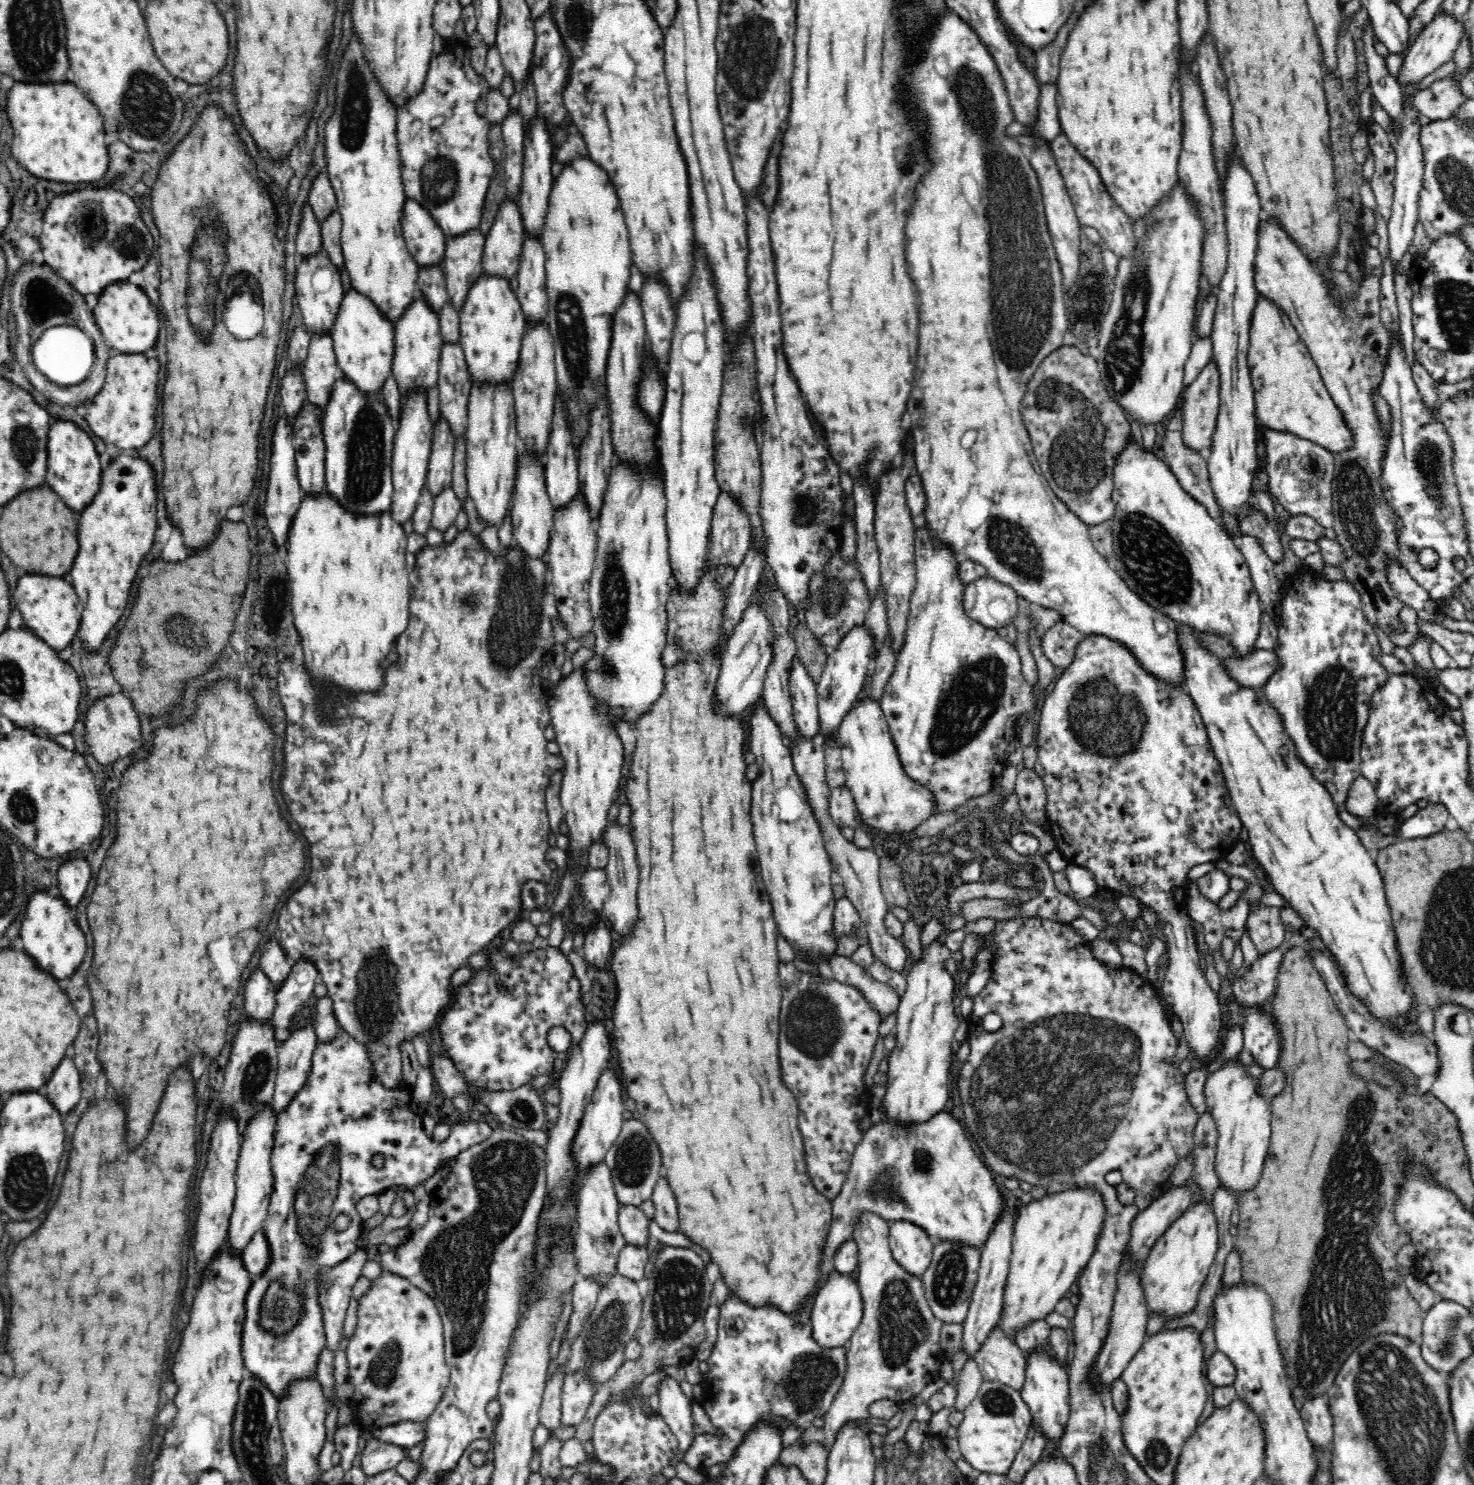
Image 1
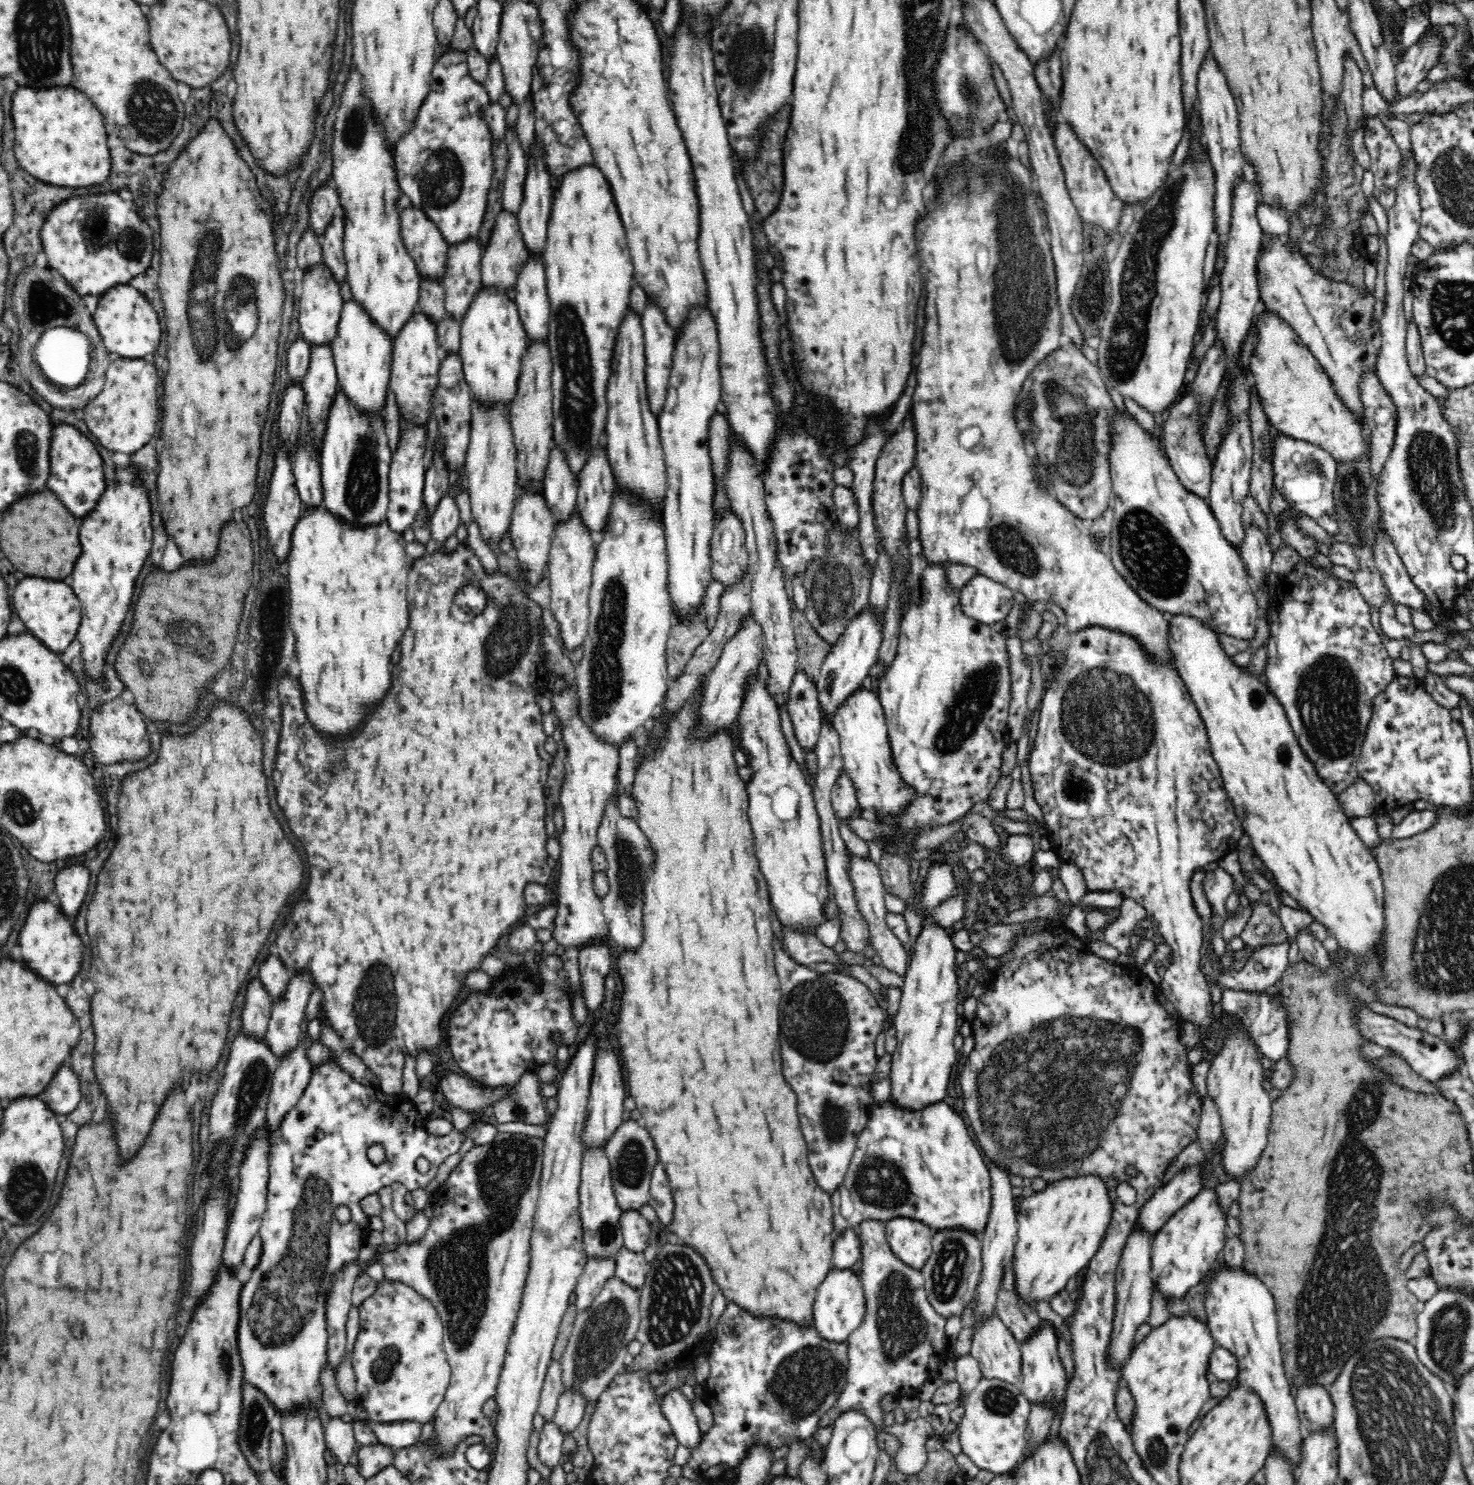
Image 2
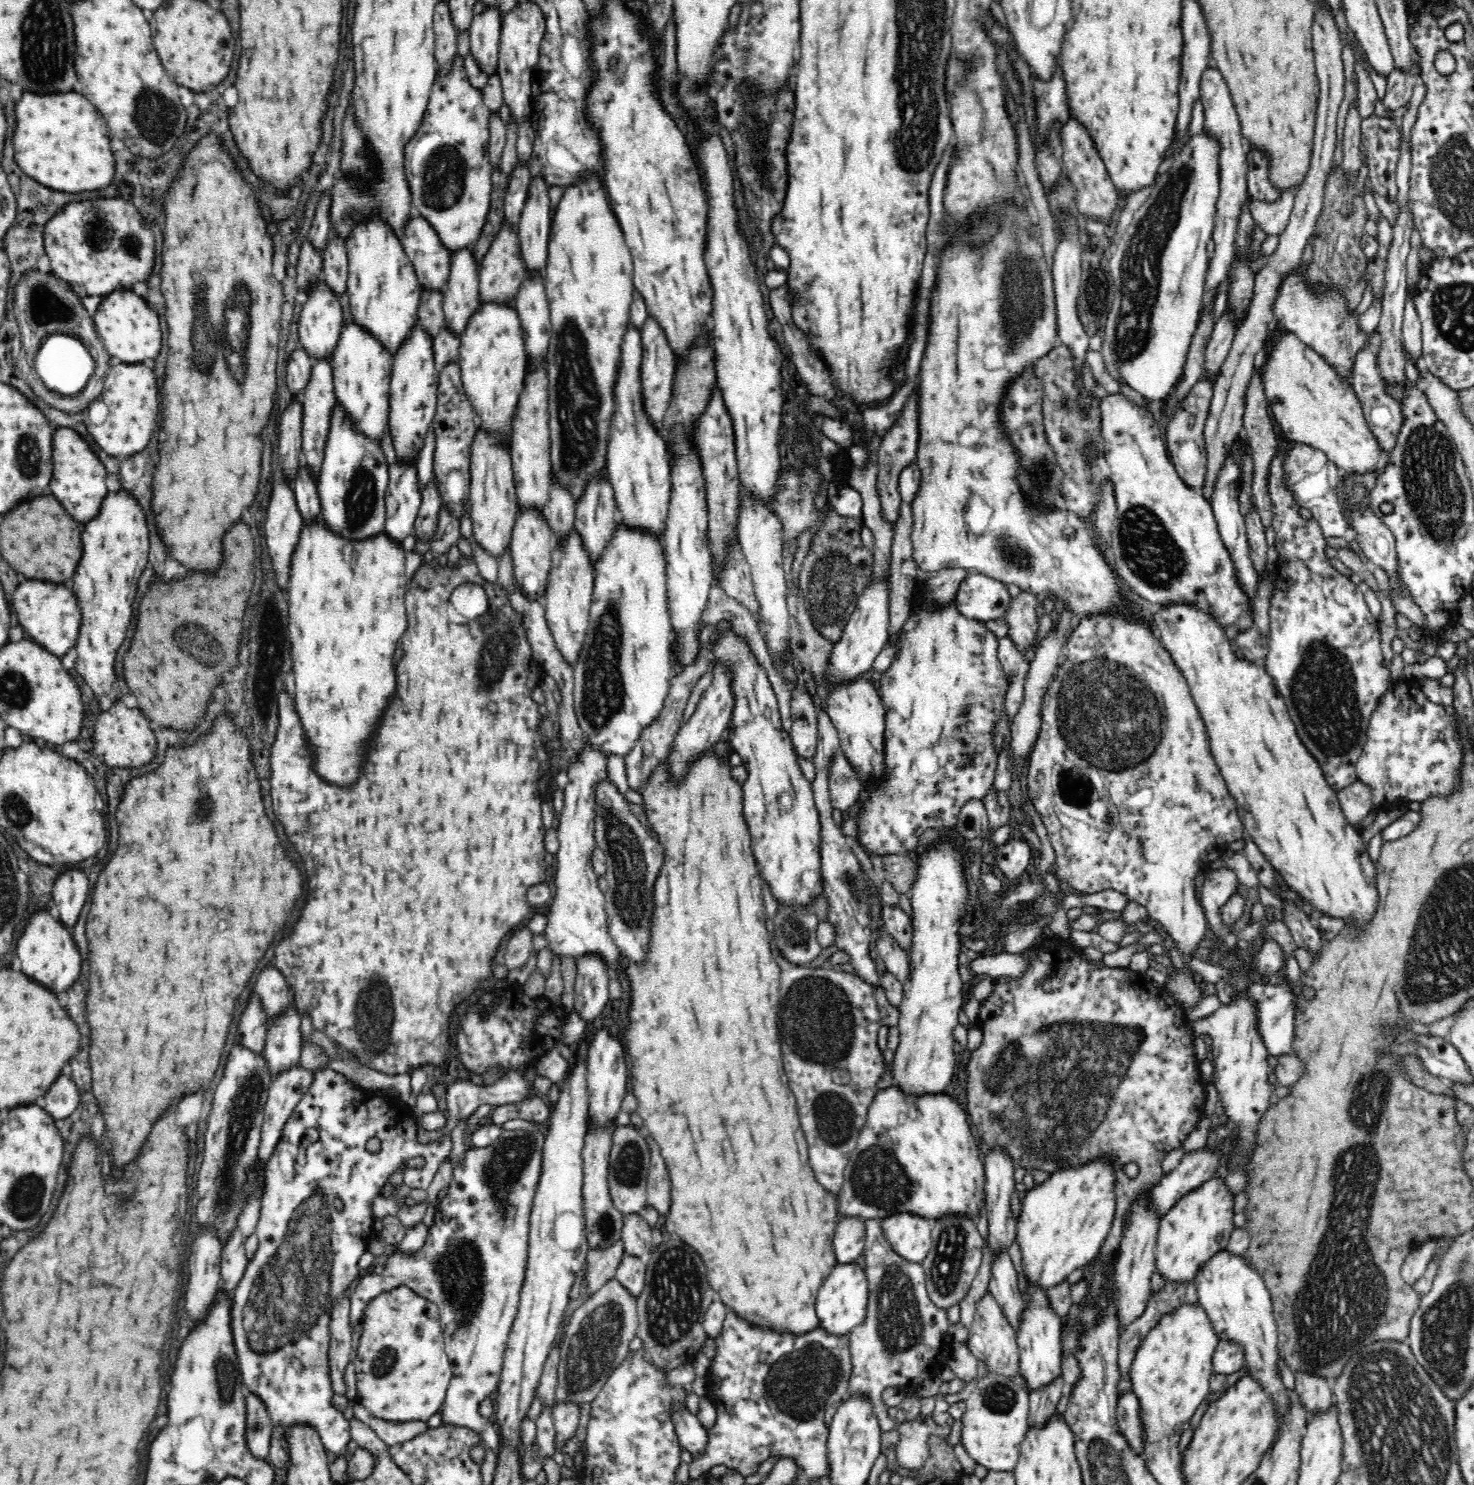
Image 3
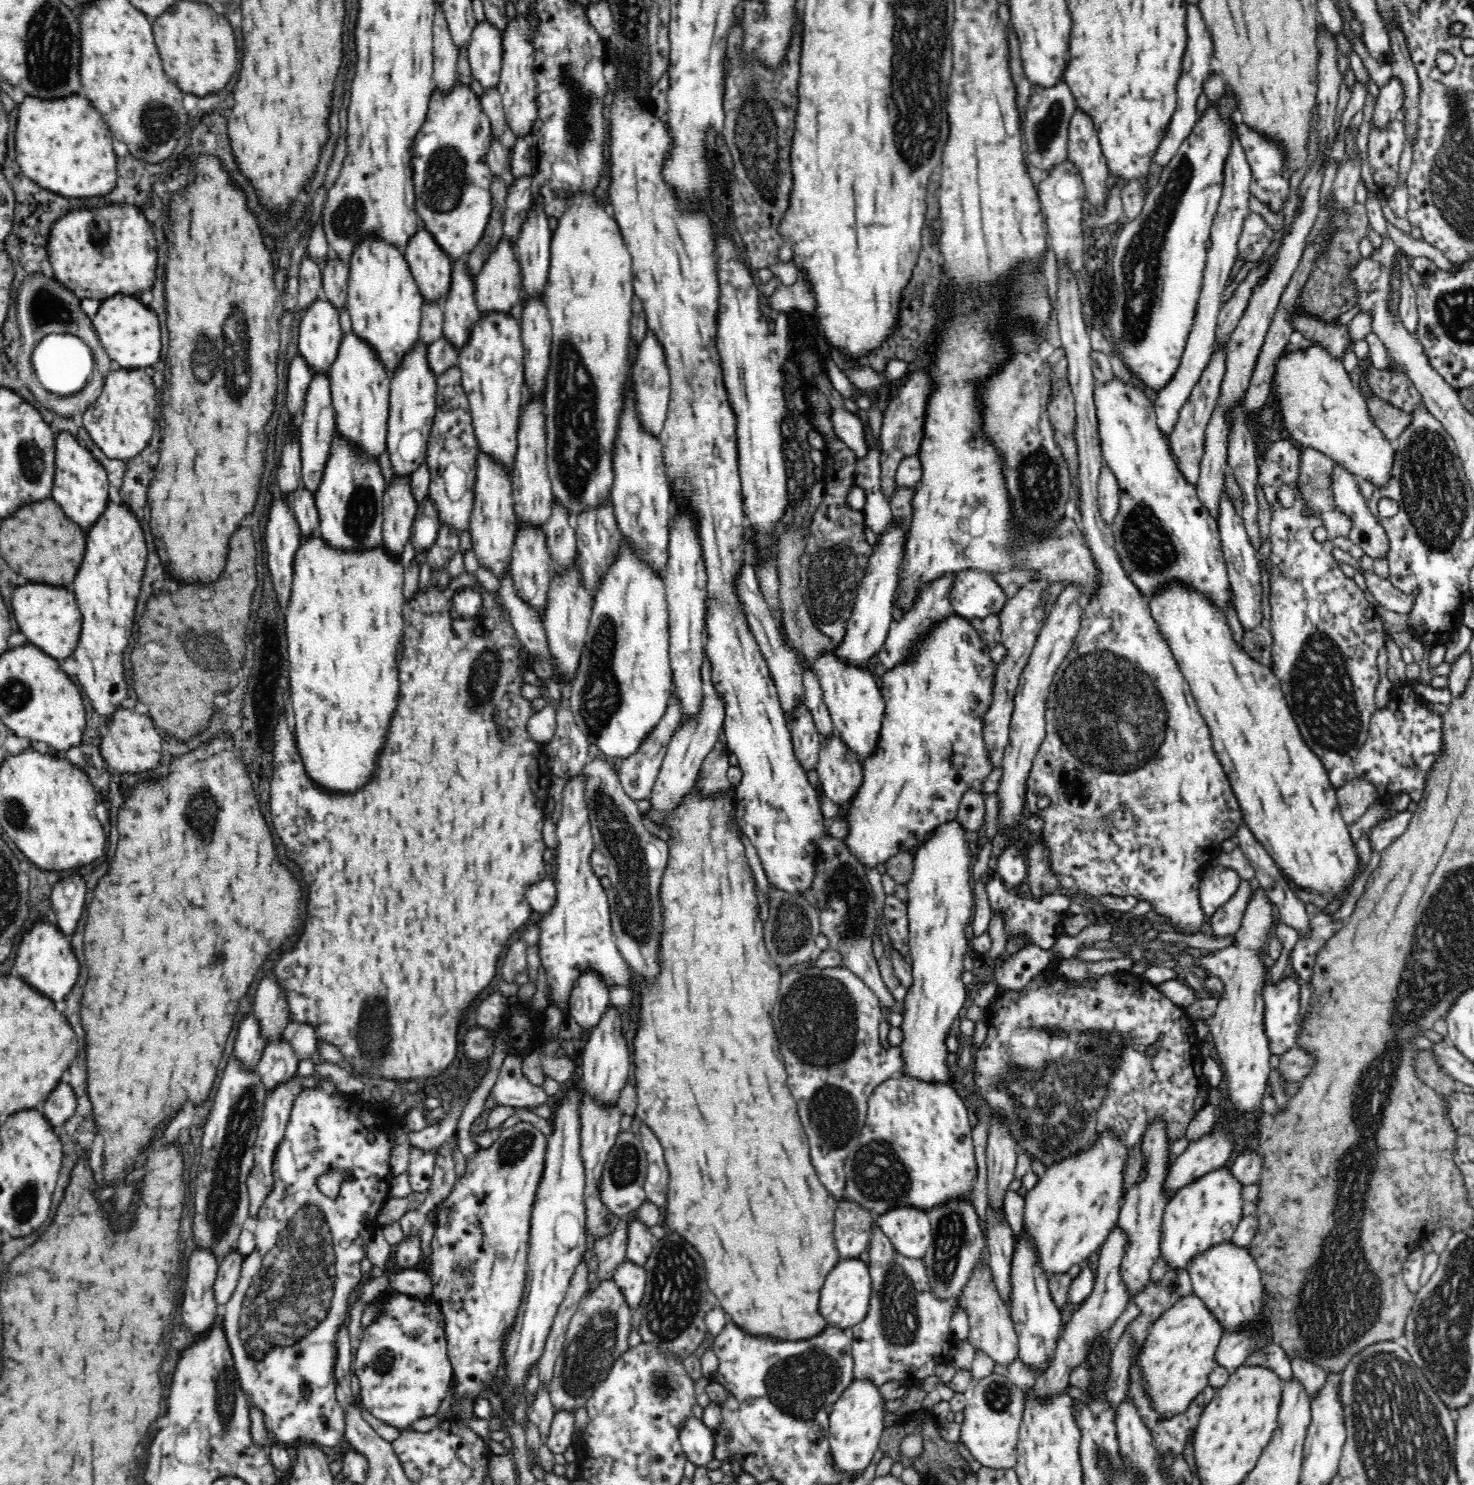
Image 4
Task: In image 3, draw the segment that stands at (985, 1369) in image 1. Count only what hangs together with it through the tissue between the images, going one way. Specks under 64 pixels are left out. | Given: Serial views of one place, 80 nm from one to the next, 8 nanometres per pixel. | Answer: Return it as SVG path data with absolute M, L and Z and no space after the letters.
M987 1292L977 1305L974 1320L969 1329L967 1345L972 1354L985 1364L987 1374L1000 1375L1015 1380L1019 1372L1019 1346L1017 1332L1012 1329L1002 1309L994 1302L993 1296Z

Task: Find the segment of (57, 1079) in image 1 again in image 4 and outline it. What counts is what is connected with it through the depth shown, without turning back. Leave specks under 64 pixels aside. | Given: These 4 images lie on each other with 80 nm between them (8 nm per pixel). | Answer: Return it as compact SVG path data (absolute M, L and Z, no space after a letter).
M60 1082L58 1090L54 1090L54 1094L50 1094L50 1098L46 1098L46 1102L42 1102L42 1104L44 1106L40 1110L50 1120L49 1123L55 1127L62 1122L66 1122L66 1119L74 1114L76 1094L66 1082Z

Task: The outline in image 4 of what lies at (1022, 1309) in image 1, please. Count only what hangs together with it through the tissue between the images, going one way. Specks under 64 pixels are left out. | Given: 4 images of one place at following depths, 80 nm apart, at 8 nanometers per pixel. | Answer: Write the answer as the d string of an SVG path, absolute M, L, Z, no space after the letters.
M1108 1129L1095 1136L1092 1146L1052 1163L1039 1178L1036 1186L1024 1194L1022 1229L1034 1239L1033 1245L1037 1249L1046 1279L1067 1273L1074 1264L1082 1265L1086 1260L1095 1259L1100 1247L1105 1243L1112 1229L1117 1226L1120 1207L1126 1193L1124 1172L1127 1160L1128 1151L1125 1143L1121 1141L1116 1131Z

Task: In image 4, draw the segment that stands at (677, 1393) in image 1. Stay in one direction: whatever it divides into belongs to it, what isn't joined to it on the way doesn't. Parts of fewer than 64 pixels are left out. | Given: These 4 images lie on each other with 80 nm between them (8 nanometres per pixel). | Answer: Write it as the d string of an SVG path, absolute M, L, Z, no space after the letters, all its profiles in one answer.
M690 1416L679 1433L679 1442L688 1460L697 1467L706 1466L710 1461L715 1460L712 1429L708 1429L702 1420Z

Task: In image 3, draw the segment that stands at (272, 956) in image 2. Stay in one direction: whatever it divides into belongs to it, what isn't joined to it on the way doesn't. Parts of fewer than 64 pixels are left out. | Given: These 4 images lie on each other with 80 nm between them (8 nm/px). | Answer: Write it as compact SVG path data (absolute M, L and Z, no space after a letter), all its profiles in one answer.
M268 966L258 974L253 989L262 999L262 1007L266 1009L265 1013L269 1018L282 1014L295 1000L294 991L287 983L284 974L276 966Z

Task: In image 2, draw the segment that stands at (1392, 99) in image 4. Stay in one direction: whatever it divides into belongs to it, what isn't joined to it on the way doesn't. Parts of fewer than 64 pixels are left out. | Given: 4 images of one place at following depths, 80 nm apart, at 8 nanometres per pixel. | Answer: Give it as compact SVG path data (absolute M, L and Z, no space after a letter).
M1431 26L1416 45L1408 48L1395 63L1395 83L1399 98L1416 90L1416 85L1426 80L1427 72L1440 64L1446 50L1446 39L1437 26Z

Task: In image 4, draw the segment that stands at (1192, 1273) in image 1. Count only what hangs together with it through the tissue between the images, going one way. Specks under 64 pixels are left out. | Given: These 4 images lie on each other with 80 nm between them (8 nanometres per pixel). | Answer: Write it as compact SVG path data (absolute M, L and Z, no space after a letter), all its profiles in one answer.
M1219 1167L1199 1179L1179 1188L1166 1203L1162 1217L1160 1258L1174 1275L1186 1272L1195 1255L1201 1255L1219 1243L1230 1243L1231 1236L1242 1220L1242 1184L1234 1178L1232 1170Z

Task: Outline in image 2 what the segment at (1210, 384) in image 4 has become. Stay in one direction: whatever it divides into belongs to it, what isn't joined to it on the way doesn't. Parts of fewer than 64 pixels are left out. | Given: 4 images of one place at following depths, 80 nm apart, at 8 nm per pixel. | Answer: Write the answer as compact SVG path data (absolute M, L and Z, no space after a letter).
M1185 392L1183 396L1168 410L1165 415L1164 430L1162 432L1162 446L1173 472L1185 490L1196 494L1199 498L1209 500L1211 488L1212 462L1206 455L1207 449L1202 443L1200 431L1198 431L1198 401L1194 395Z

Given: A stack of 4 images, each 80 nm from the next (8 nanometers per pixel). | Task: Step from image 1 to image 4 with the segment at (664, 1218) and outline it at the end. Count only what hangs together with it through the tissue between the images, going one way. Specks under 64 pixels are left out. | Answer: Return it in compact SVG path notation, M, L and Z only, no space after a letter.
M642 1125L639 1137L647 1152L648 1166L645 1180L645 1193L647 1200L658 1206L666 1208L667 1186L669 1185L669 1169L665 1161L664 1151L658 1137L652 1133L652 1129Z

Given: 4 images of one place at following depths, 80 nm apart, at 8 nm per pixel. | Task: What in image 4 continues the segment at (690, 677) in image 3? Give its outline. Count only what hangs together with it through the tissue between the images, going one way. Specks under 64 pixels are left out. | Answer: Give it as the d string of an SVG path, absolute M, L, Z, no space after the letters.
M675 693L669 696L669 705L666 706L666 712L662 714L662 718L658 721L658 725L650 732L649 736L638 746L637 752L630 754L629 757L623 758L620 764L619 779L632 800L642 800L648 798L654 788L658 773L664 757L667 753L667 746L672 735L677 732L679 725L682 724L682 709L679 701L676 699Z

